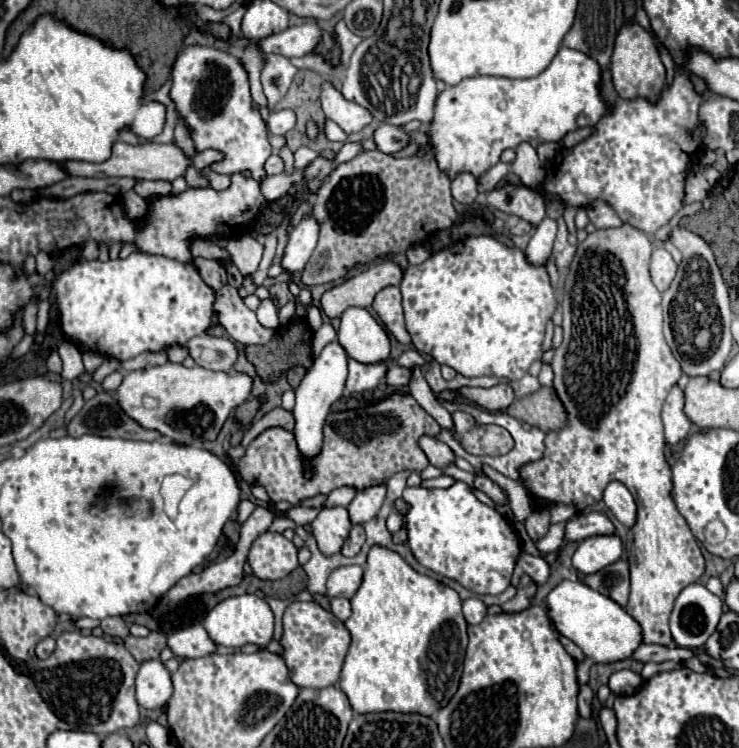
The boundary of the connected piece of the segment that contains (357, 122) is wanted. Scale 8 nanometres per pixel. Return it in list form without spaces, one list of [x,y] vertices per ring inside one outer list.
[[[323,84],[321,90],[321,102],[323,102],[323,112],[327,118],[337,122],[345,134],[355,134],[361,132],[367,124],[373,122],[371,112],[367,112],[363,106],[349,102],[341,96],[341,92],[331,86]]]

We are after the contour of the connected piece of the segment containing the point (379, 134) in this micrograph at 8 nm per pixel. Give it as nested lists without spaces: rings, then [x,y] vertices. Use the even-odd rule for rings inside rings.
[[[381,124],[375,132],[375,142],[377,142],[377,150],[391,154],[395,150],[401,150],[407,144],[407,134],[391,124]]]

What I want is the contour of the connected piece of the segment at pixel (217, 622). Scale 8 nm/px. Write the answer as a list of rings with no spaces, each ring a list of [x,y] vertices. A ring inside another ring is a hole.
[[[255,594],[233,596],[219,602],[205,618],[205,630],[209,632],[211,640],[219,646],[241,648],[245,644],[257,644],[265,648],[273,640],[273,612],[265,600],[257,598]]]

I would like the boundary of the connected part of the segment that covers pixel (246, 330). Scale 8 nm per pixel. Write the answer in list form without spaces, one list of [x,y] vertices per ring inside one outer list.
[[[229,284],[215,294],[213,310],[217,320],[225,326],[229,338],[245,346],[267,344],[277,334],[275,328],[265,328],[259,324],[255,312],[245,306],[239,292]]]

